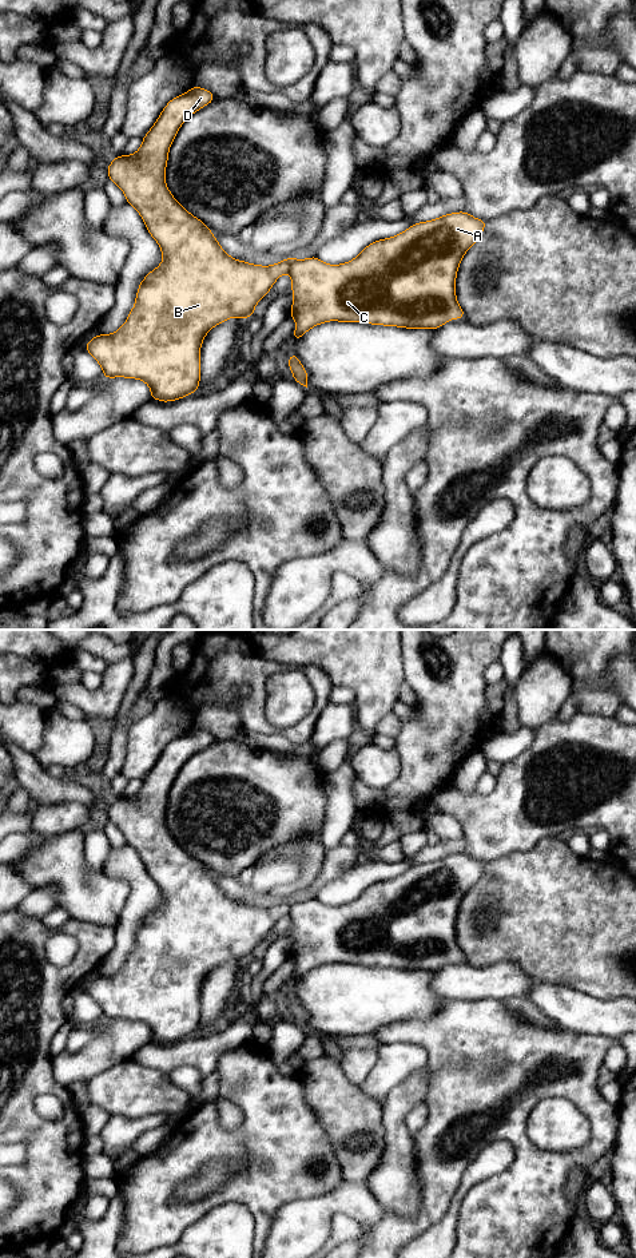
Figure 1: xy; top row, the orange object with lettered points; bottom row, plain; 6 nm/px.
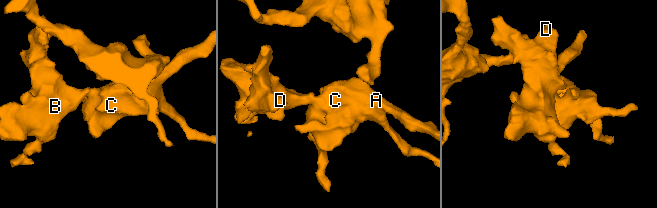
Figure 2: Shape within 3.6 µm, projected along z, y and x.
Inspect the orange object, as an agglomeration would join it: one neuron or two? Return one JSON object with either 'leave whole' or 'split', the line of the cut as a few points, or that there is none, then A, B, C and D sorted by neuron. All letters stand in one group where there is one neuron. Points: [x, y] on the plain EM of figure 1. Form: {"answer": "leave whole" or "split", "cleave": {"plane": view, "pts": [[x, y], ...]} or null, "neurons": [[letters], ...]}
{"answer": "split", "cleave": {"plane": "xy", "pts": [[290, 901], [287, 912]]}, "neurons": [["A", "C"], ["B", "D"]]}

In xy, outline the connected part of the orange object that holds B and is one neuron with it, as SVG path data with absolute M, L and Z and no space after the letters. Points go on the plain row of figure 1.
M195 727L175 738L143 778L139 791L132 797L116 798L107 810L107 818L140 856L162 892L163 902L140 924L135 948L126 964L112 976L99 976L90 981L86 993L99 1004L103 1019L144 1023L150 1028L151 1040L162 1044L198 1033L200 988L207 975L231 959L246 961L253 957L255 947L290 909L290 900L262 908L230 898L212 873L188 854L166 826L168 793L180 767L214 741L212 734Z

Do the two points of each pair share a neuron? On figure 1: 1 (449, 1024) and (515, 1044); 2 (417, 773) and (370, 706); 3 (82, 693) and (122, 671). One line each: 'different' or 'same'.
1: same
2: different
3: same

